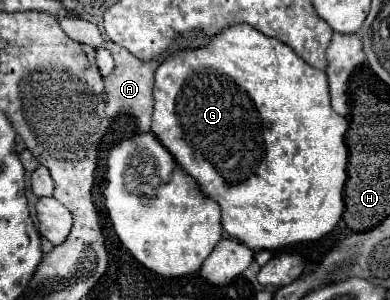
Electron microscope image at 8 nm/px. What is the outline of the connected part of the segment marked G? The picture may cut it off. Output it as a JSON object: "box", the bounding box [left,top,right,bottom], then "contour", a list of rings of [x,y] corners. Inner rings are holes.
{"box":[152,23,348,249],"contour":[[[248,23],[232,25],[222,29],[218,35],[208,37],[208,41],[196,49],[182,49],[170,55],[166,61],[162,61],[154,75],[154,123],[152,131],[160,139],[160,143],[172,151],[174,159],[184,167],[186,173],[190,173],[194,179],[198,179],[202,191],[208,197],[214,197],[218,205],[222,207],[222,227],[230,237],[240,239],[250,249],[280,249],[294,243],[304,241],[316,241],[330,233],[340,217],[342,217],[342,191],[346,183],[346,163],[348,163],[348,149],[344,145],[344,133],[348,129],[348,119],[334,113],[330,107],[330,95],[328,95],[328,83],[326,73],[320,69],[314,69],[312,65],[304,63],[300,55],[292,51],[292,47],[280,43],[278,39],[272,39],[258,29],[254,29]]]}

